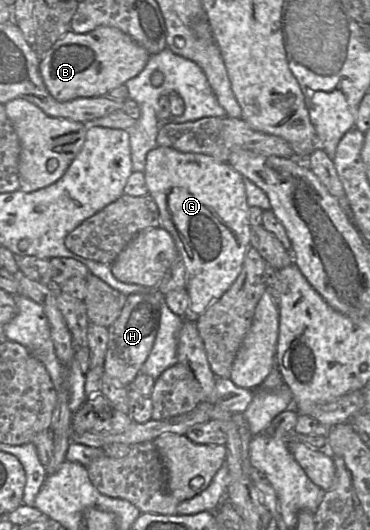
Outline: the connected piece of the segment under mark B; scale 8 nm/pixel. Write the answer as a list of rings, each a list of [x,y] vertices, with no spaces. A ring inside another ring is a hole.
[[[99,26],[84,34],[69,30],[41,56],[39,72],[51,96],[65,102],[78,97],[107,95],[112,89],[138,75],[150,56],[129,35],[114,27]]]

